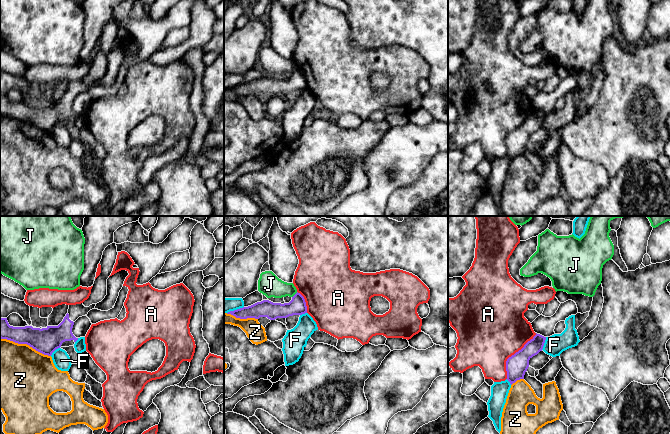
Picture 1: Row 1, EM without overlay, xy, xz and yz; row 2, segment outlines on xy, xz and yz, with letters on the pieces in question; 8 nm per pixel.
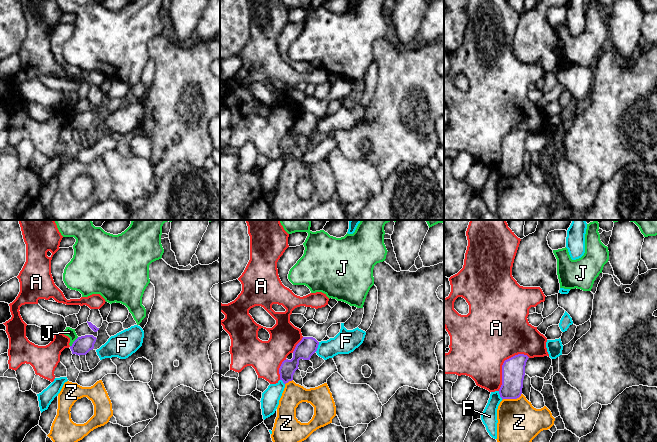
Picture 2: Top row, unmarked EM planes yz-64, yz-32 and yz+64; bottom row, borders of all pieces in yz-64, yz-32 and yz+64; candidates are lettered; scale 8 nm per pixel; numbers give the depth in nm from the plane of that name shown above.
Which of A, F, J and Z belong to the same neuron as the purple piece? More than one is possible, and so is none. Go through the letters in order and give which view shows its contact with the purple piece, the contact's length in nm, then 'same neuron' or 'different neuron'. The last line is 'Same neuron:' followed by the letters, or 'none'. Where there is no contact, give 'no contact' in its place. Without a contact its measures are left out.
A: meets purple in yz; contact 440 nm long; different neuron
F: meets purple in yz; contact 110 nm long; different neuron
J: meets purple in xz; contact 60 nm long; different neuron
Z: meets purple in xy; contact 440 nm long; different neuron
Same neuron: none

